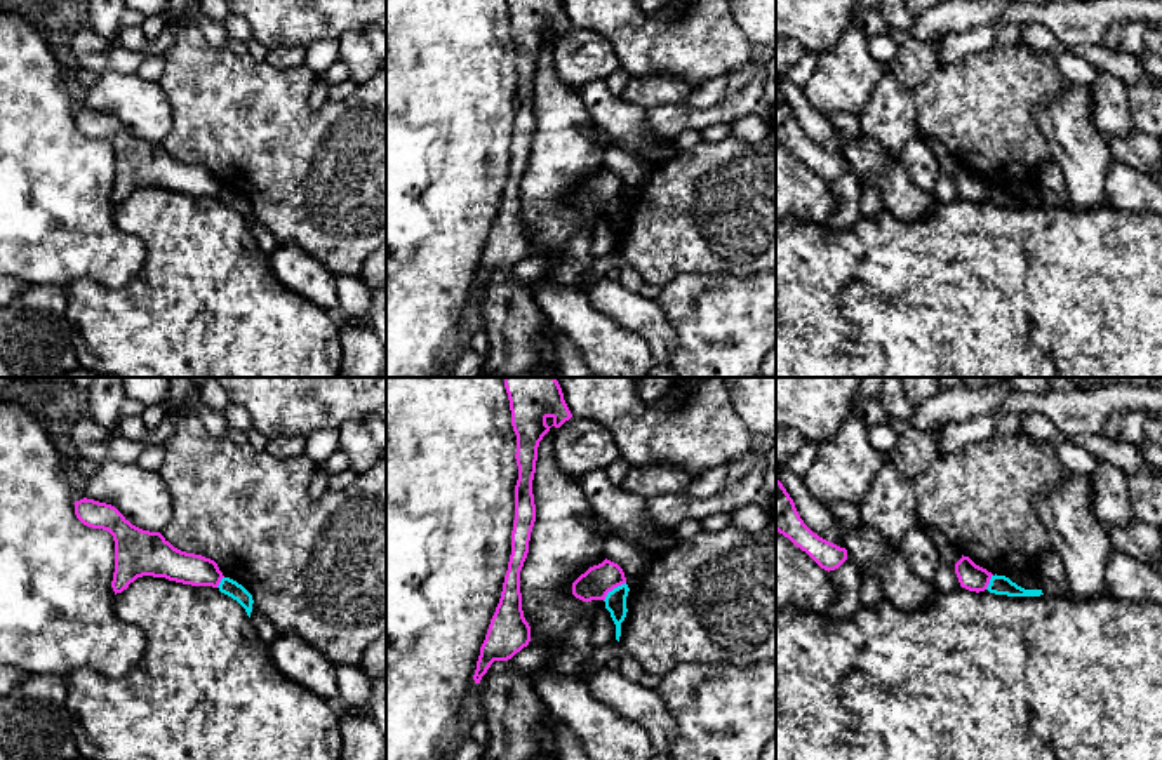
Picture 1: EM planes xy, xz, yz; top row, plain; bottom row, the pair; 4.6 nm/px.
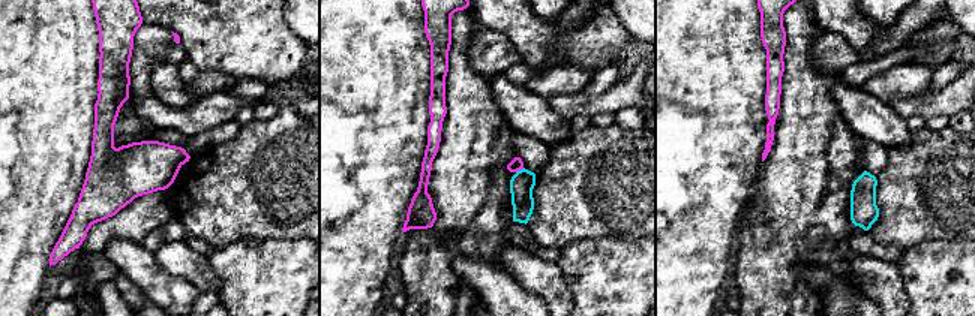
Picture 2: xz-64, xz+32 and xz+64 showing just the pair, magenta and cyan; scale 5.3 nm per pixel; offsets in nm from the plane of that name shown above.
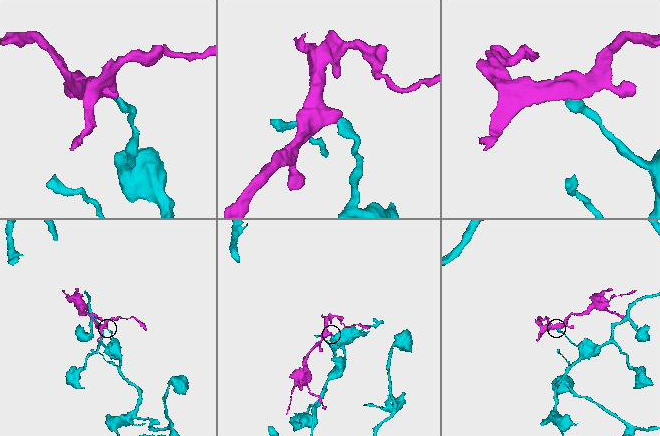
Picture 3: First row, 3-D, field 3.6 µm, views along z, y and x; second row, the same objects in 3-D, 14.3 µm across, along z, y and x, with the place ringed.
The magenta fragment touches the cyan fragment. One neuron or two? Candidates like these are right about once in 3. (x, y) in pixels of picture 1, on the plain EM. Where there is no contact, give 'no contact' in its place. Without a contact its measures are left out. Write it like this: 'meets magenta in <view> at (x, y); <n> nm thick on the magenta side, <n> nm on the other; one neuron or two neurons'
meets magenta in xz at (613, 199); 150 nm thick on the magenta side, 100 nm on the other; two neurons

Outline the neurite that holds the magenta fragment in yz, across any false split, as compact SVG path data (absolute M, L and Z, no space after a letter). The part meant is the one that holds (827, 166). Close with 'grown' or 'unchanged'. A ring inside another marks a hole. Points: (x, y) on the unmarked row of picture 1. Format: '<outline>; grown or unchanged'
M776 89L776 141L805 162L821 179L835 181L847 170L847 160L814 144L800 129L793 110Z; unchanged

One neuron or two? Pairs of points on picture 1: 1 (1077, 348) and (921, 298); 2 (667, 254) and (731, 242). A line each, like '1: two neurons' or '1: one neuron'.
1: one neuron
2: one neuron

